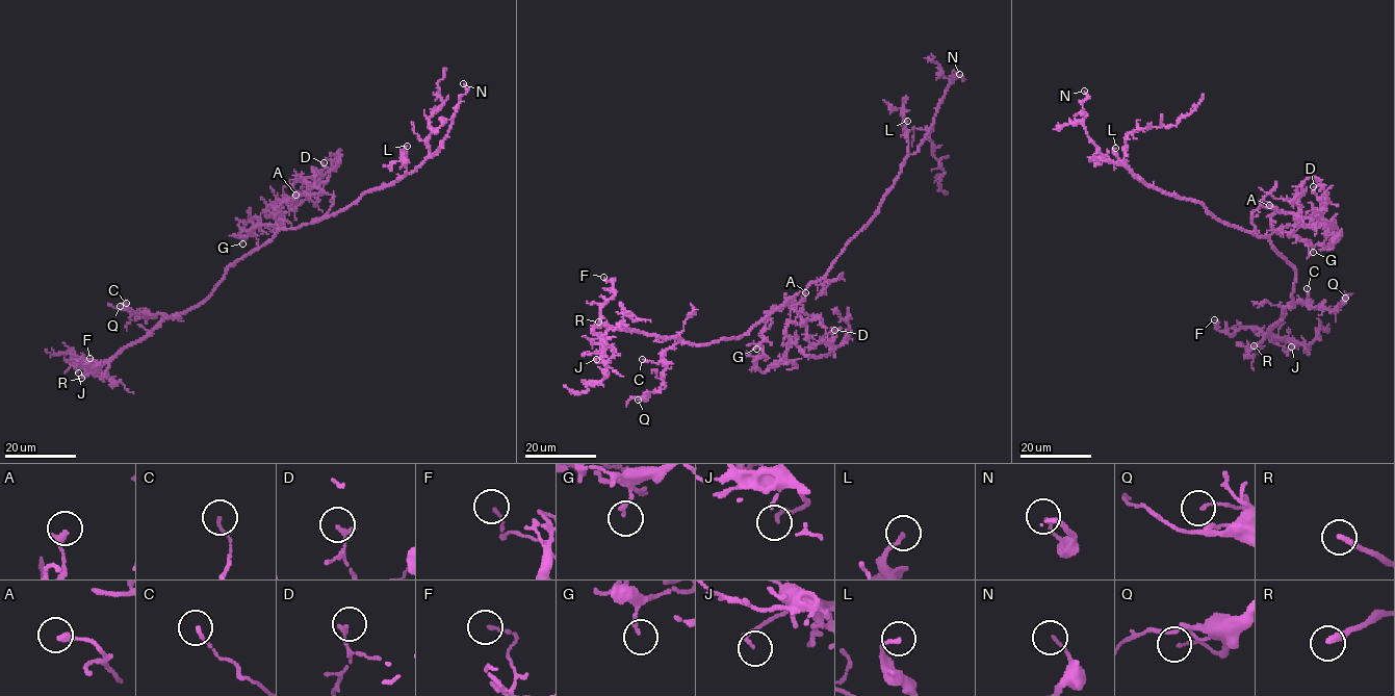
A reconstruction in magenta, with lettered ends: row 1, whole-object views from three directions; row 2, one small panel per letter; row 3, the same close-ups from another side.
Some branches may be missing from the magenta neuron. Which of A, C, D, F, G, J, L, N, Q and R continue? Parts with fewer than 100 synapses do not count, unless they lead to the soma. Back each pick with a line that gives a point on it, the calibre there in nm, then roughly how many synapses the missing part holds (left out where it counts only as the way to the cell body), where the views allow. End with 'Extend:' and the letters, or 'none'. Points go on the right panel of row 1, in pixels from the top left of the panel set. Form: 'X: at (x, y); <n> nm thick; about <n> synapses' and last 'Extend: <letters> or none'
R: at (1254, 345); 260 nm thick
Extend: R

